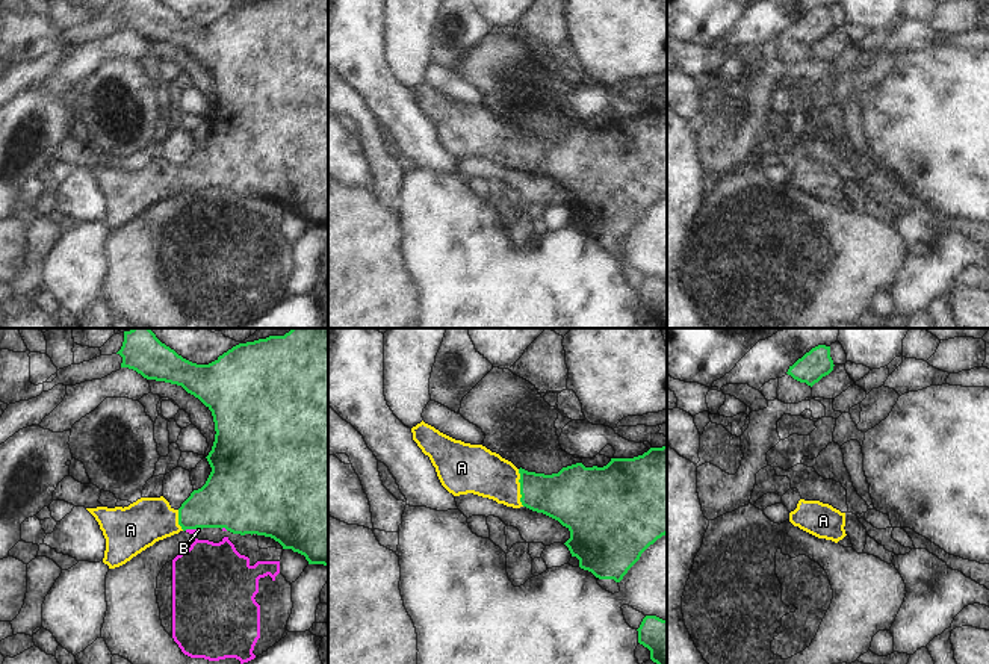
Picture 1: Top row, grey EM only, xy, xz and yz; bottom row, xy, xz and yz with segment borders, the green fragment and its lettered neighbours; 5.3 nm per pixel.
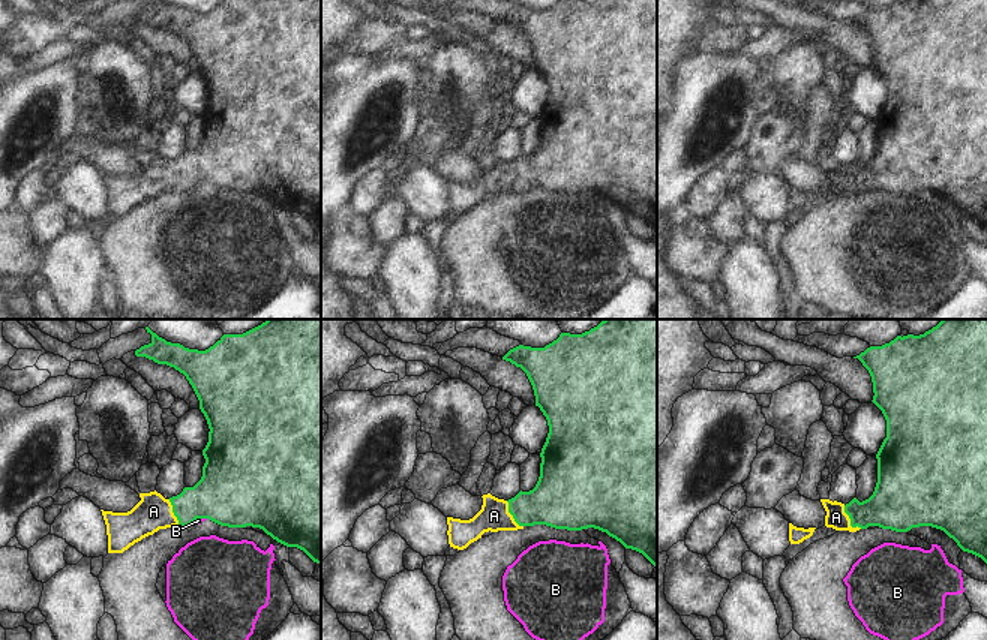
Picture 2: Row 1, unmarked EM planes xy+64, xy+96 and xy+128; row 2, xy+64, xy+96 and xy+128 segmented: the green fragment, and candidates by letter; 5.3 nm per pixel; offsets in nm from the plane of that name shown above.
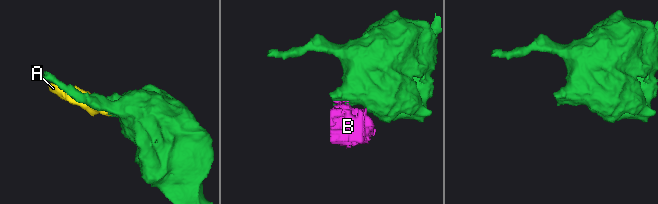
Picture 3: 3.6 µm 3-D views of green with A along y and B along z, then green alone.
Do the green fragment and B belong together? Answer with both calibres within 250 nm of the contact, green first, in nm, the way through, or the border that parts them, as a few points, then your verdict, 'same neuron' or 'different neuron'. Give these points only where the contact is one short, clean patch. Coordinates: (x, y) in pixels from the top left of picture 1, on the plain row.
300/30 nm | different neuron

